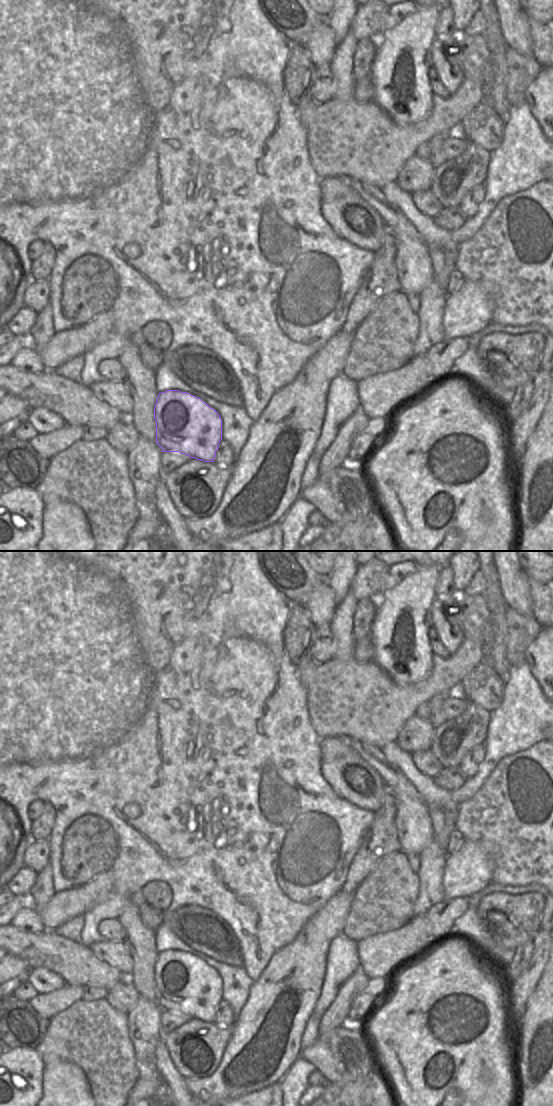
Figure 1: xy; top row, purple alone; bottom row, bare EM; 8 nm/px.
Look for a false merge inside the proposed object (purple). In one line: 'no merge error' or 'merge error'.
no merge error

